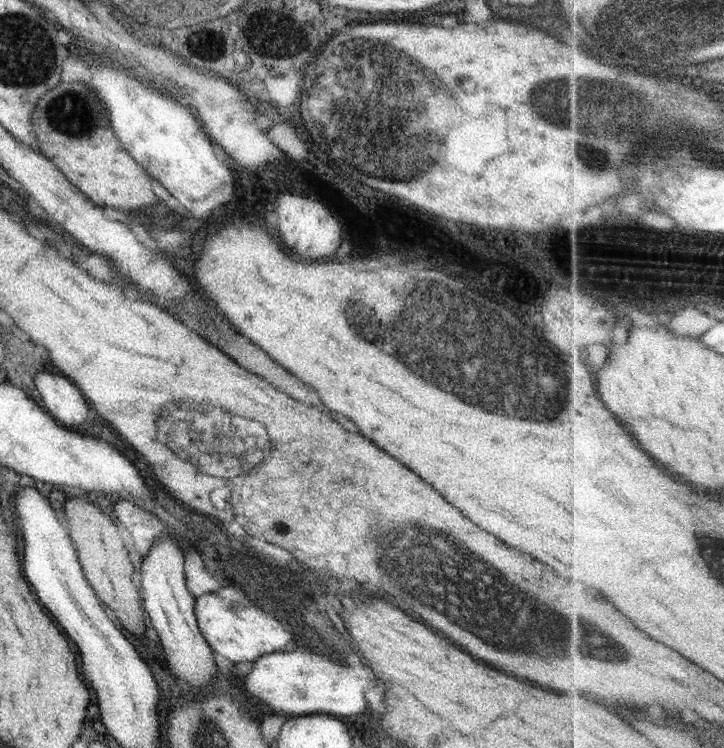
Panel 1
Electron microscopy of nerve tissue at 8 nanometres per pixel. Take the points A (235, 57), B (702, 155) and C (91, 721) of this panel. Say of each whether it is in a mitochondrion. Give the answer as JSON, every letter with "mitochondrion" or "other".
{"A":"other","B":"mitochondrion","C":"other"}

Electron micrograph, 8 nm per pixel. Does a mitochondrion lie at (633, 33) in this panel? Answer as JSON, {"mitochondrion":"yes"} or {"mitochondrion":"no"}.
{"mitochondrion":"yes"}

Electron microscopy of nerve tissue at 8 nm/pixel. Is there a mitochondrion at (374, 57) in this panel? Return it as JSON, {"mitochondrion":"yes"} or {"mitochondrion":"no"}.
{"mitochondrion":"yes"}

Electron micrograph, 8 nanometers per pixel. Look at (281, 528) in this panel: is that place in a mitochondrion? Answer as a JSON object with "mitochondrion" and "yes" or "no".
{"mitochondrion":"no"}

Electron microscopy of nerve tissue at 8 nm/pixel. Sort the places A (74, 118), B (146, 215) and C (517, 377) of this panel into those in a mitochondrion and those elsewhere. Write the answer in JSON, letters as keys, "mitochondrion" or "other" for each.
{"A":"mitochondrion","B":"other","C":"mitochondrion"}

